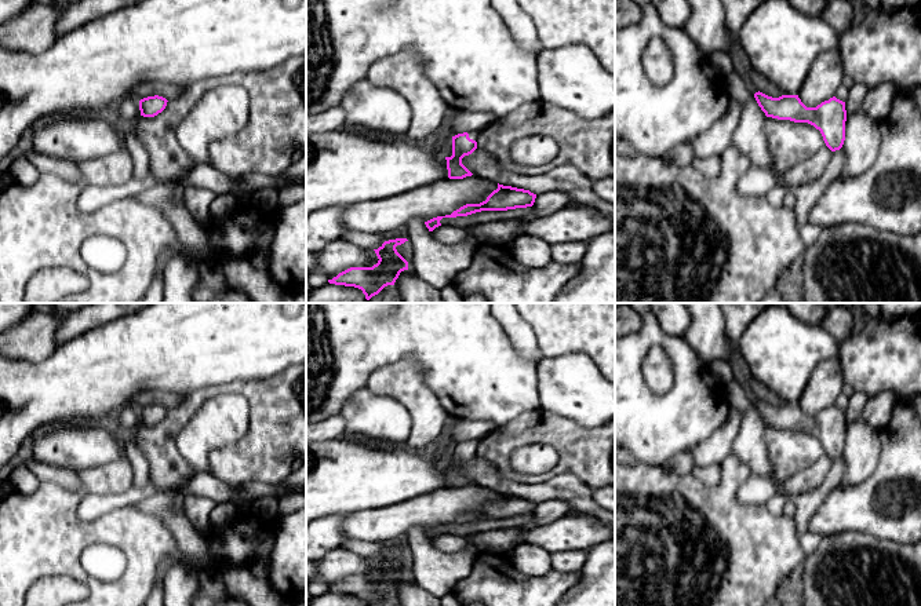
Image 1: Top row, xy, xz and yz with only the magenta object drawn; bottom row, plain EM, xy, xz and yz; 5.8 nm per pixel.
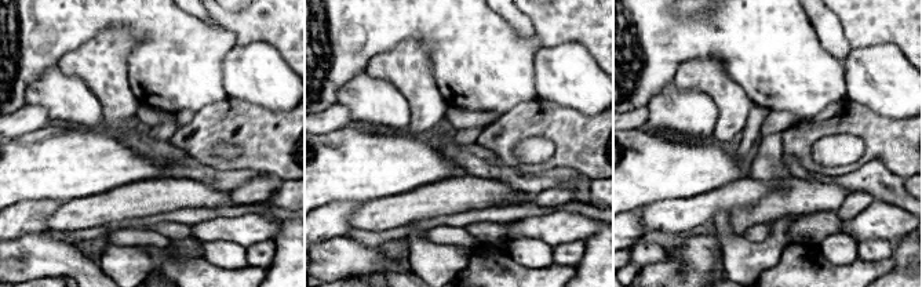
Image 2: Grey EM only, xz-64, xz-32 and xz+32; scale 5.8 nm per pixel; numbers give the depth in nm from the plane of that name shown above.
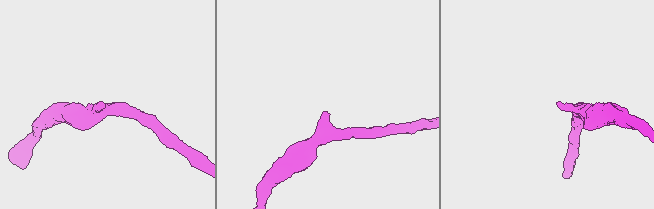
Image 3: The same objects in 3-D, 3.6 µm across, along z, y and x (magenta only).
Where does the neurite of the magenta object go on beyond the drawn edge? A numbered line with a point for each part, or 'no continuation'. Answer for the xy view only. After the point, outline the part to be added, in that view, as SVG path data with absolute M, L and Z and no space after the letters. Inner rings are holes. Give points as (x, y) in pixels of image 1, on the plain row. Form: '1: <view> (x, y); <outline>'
no continuation

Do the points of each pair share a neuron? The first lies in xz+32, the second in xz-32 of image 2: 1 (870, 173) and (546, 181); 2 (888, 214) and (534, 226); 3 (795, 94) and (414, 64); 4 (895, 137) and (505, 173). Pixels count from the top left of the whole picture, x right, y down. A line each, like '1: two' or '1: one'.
1: one
2: one
3: two
4: two

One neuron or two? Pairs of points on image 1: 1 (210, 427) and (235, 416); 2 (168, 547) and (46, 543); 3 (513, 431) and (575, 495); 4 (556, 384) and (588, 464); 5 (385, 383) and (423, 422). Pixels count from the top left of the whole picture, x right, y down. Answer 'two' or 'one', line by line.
1: one
2: one
3: two
4: two
5: one

